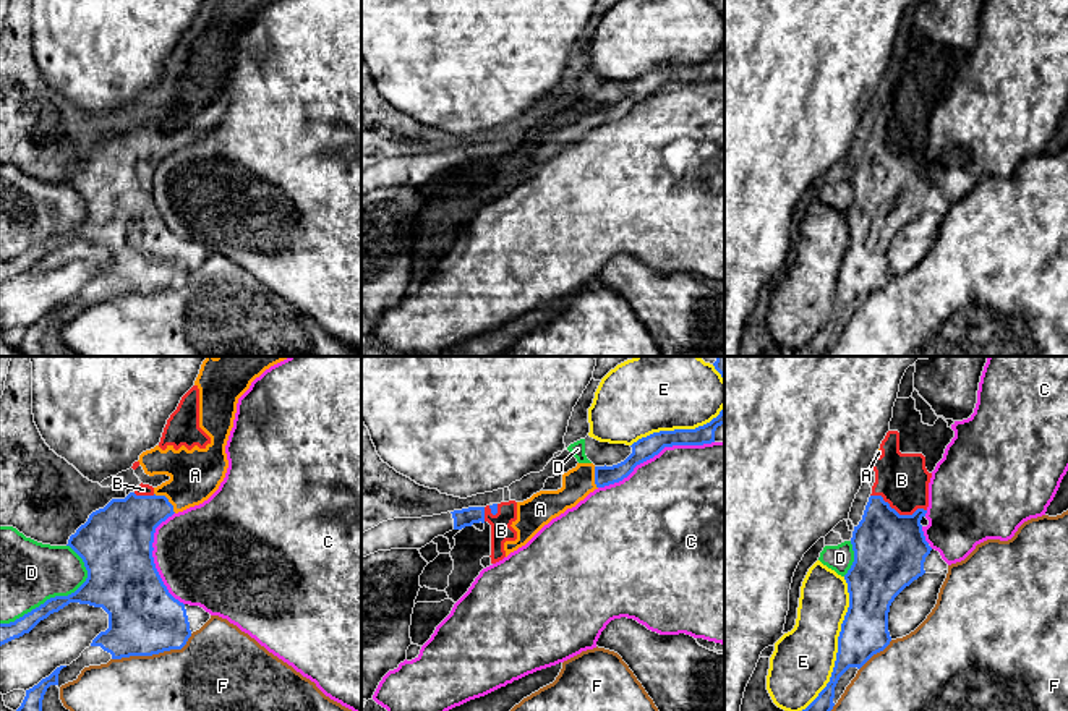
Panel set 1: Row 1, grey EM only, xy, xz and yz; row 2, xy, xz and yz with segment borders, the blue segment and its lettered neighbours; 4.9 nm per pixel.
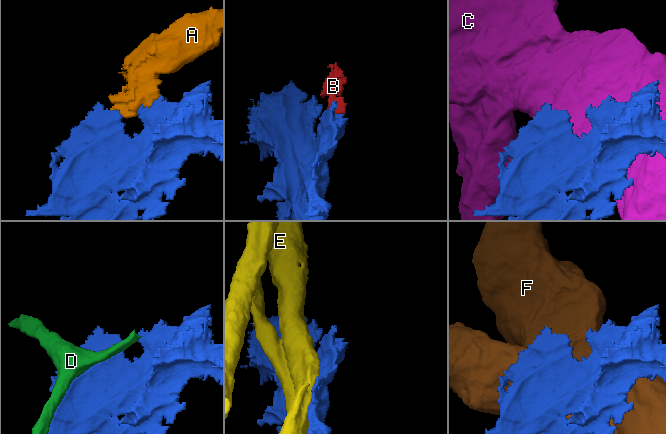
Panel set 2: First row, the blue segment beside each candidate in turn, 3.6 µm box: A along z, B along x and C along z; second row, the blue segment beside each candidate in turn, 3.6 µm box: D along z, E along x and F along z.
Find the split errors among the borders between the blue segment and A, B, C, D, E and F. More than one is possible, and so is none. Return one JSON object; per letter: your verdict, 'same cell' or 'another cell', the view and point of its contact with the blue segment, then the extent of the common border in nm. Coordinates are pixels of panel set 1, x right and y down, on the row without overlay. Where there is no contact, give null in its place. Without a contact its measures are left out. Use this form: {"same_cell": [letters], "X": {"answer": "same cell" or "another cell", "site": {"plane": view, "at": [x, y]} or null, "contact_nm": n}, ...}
{"same_cell": [], "A": {"answer": "another cell", "site": {"plane": "xy", "at": [167, 136]}, "contact_nm": 150}, "B": {"answer": "another cell", "site": {"plane": "yz", "at": [897, 149]}, "contact_nm": 300}, "C": {"answer": "another cell", "site": {"plane": "xz", "at": [655, 91]}, "contact_nm": 600}, "D": {"answer": "another cell", "site": {"plane": "xy", "at": [52, 235]}, "contact_nm": 550}, "E": {"answer": "another cell", "site": {"plane": "yz", "at": [838, 285]}, "contact_nm": 750}, "F": {"answer": "another cell", "site": {"plane": "xy", "at": [153, 290]}, "contact_nm": 420}}

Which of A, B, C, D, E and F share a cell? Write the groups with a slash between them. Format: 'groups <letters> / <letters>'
groups A B / C / D / E / F

